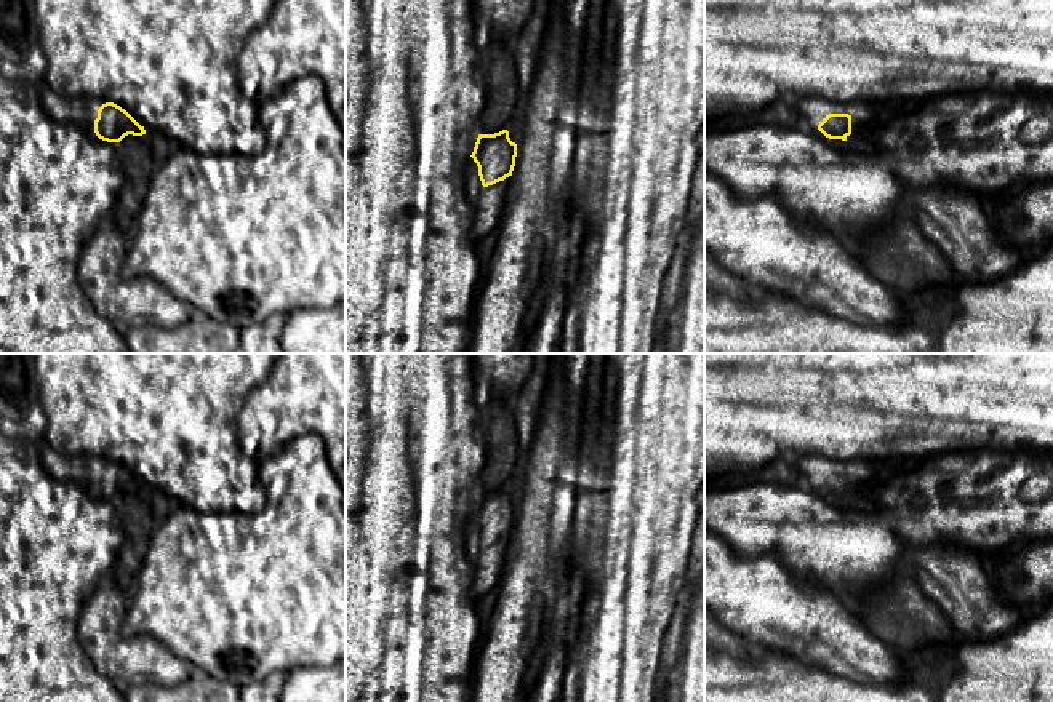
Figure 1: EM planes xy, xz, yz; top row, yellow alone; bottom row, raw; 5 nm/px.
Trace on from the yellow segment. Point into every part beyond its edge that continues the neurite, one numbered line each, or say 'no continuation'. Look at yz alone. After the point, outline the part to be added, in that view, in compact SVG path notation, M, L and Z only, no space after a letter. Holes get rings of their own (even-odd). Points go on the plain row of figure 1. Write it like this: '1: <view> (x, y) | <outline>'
1: yz (858, 498) | M866 464L861 470L851 475L851 493L847 494L847 501L853 507L864 510L864 512L874 509L872 501L866 494L866 486L867 486L871 473L874 473L874 465Z

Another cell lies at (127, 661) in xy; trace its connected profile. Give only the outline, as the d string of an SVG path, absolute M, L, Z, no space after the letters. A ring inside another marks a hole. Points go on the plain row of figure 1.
M117 572L104 579L85 604L77 624L80 646L96 672L120 689L181 684L194 672L189 662L154 636L122 633L131 593L118 585L120 579Z

